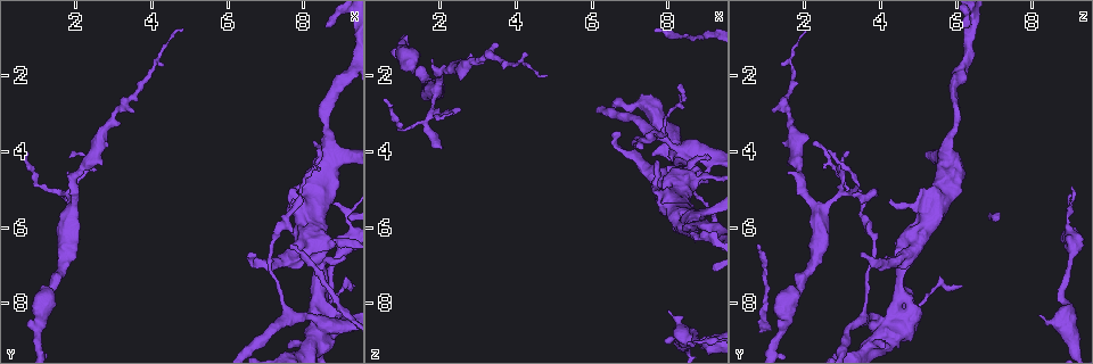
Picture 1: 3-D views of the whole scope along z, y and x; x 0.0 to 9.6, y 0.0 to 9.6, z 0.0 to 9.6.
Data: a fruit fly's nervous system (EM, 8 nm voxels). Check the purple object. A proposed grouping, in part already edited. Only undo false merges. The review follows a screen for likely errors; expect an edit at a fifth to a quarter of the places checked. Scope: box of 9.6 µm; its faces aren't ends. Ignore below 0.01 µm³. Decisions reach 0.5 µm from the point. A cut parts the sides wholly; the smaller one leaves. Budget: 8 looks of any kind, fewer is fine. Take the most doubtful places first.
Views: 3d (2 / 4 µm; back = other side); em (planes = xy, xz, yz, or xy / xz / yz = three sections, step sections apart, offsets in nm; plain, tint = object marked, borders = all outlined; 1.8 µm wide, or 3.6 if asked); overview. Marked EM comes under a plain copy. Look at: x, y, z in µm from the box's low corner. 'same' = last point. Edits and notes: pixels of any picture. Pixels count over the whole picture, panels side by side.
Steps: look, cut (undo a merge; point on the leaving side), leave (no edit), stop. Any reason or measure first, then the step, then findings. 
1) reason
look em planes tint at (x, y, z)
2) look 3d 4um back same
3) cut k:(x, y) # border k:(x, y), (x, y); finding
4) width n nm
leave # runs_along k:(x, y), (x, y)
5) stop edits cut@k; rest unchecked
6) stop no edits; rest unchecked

closes a loop
look em xy step 16 tint at (8.40, 8.60, 4.10)

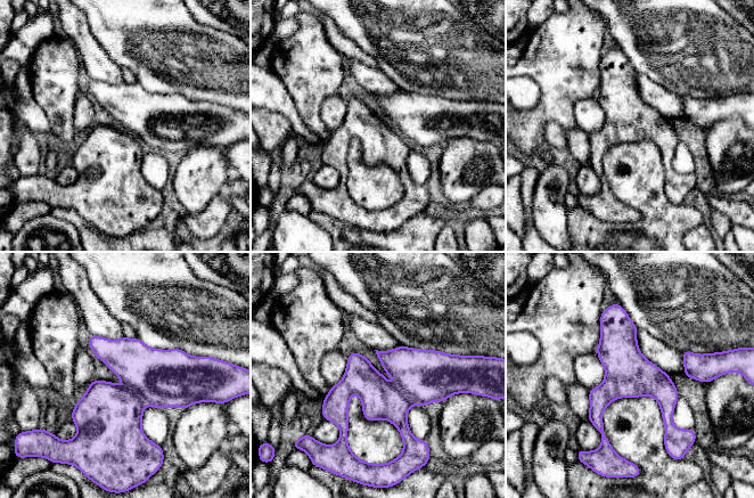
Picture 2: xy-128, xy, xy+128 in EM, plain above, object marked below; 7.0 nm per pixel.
cut 2:(163, 378) # two neurons meet here

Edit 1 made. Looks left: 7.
sharp bend
look 3d 2um back at (8.90, 4.20, 5.65)

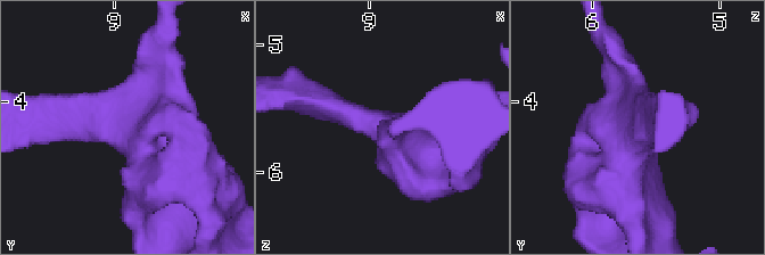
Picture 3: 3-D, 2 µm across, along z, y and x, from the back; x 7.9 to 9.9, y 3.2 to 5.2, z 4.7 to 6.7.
look em xy step 16 borders at (8.84, 4.24, 5.62)

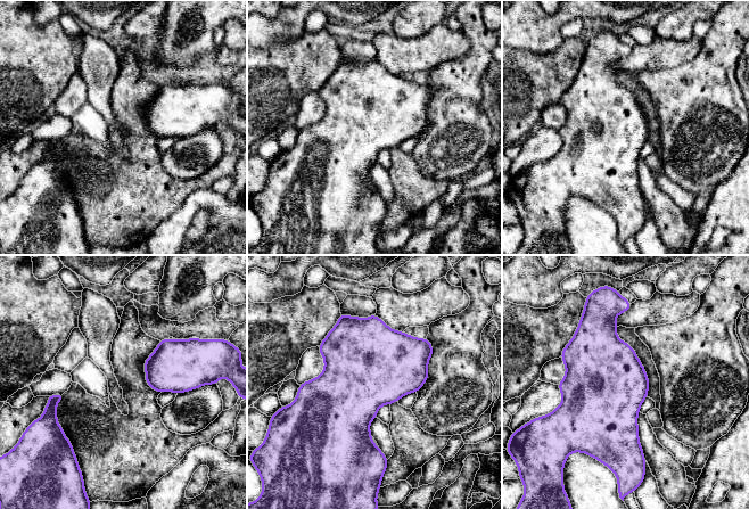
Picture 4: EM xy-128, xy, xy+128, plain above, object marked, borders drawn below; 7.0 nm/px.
look em planes borders same

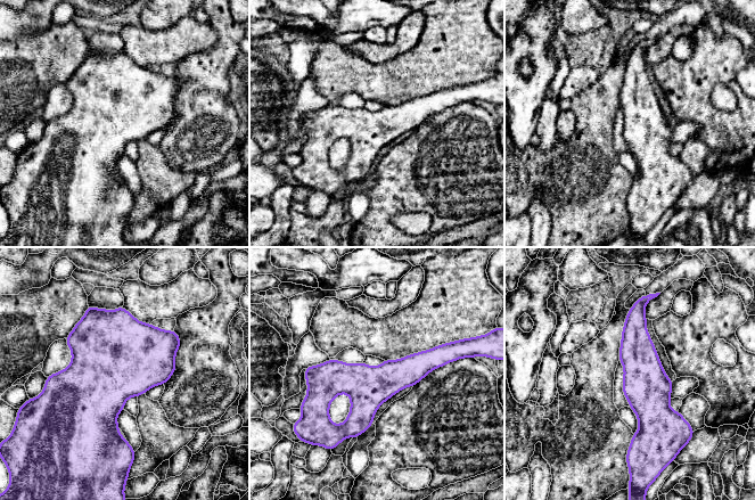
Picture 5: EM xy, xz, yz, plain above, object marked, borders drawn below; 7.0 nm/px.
leave # all the same neuron

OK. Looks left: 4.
two arms at a narrow angle
look 3d 4um at (8.45, 6.55, 4.85)

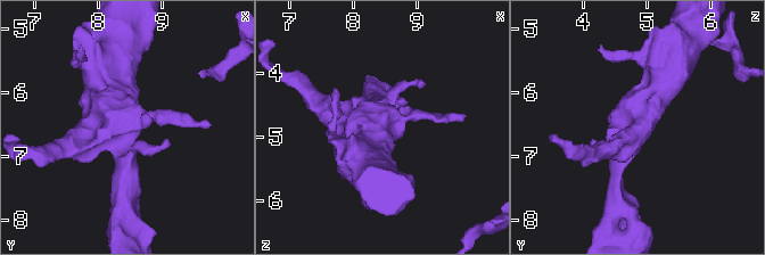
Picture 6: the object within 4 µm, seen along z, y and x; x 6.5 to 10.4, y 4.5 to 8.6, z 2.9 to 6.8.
look em 3.6um planes tint same

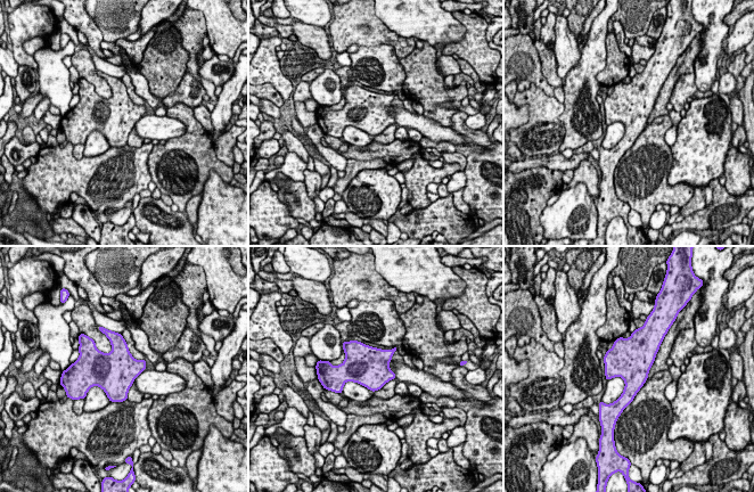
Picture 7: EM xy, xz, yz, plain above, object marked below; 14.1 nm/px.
width 500 nm
leave # one neuron here

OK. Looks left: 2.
stop edits cut@2; rest unchecked

